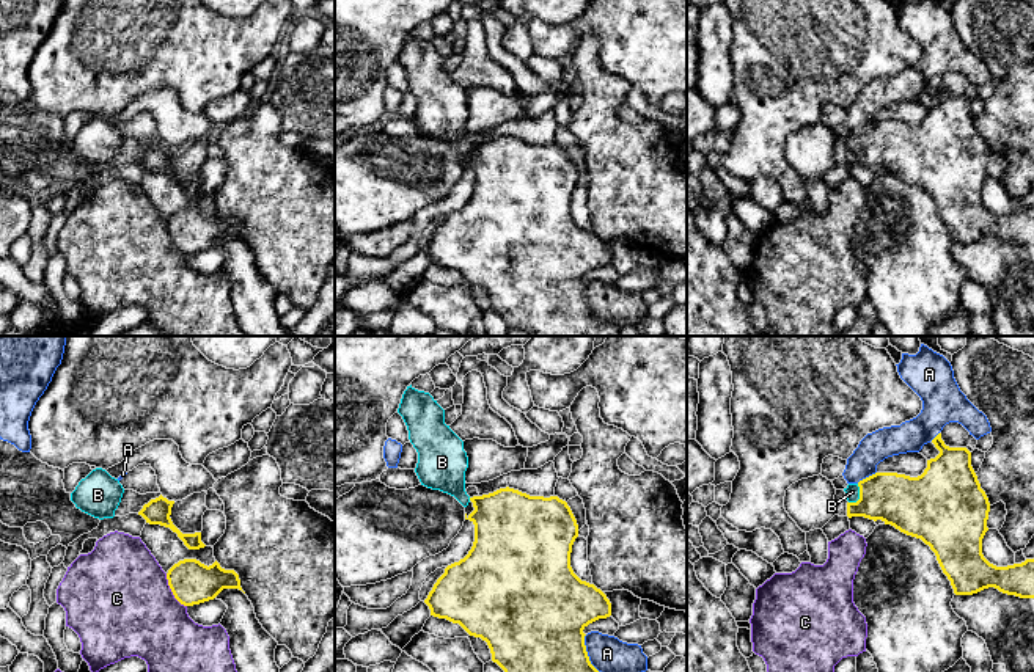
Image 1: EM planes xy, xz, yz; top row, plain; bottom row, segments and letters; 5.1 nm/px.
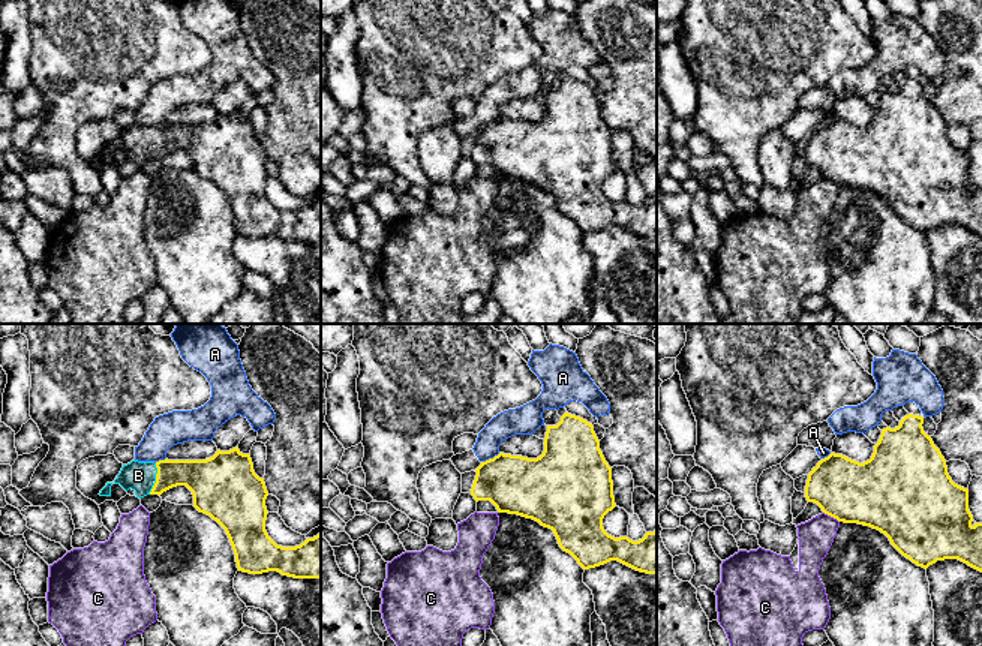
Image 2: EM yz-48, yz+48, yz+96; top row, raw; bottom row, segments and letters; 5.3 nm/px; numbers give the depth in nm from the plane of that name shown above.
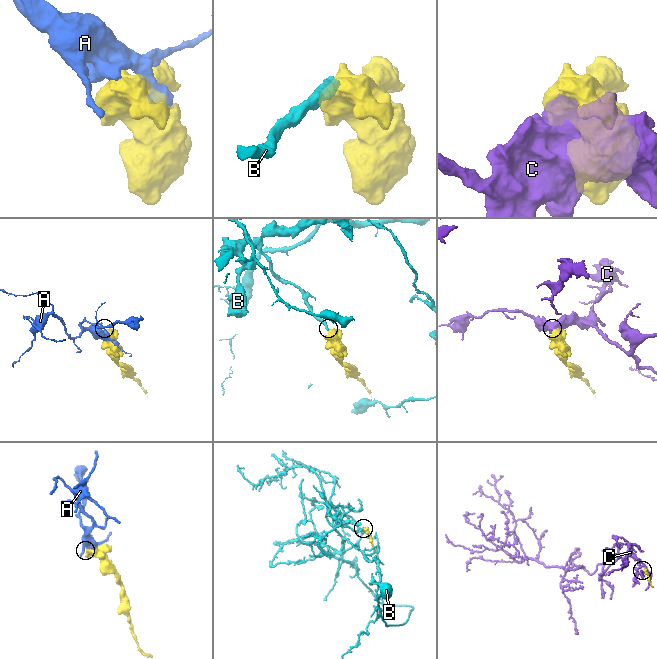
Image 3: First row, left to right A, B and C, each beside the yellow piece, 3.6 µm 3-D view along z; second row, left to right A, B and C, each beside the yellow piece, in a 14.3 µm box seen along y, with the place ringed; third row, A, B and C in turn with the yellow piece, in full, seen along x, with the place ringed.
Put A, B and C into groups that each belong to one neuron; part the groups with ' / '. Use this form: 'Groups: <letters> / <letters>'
Groups: A / B / C

